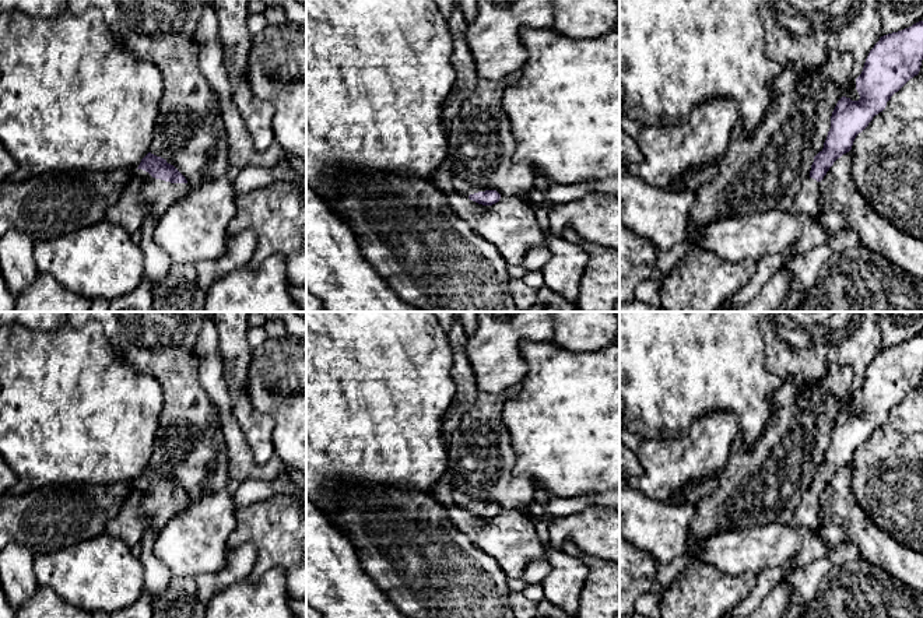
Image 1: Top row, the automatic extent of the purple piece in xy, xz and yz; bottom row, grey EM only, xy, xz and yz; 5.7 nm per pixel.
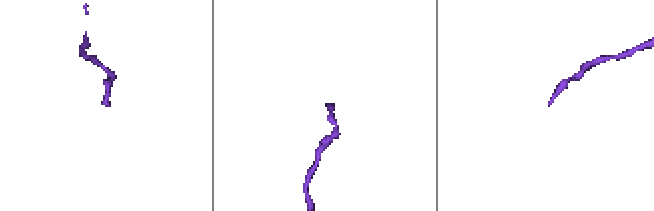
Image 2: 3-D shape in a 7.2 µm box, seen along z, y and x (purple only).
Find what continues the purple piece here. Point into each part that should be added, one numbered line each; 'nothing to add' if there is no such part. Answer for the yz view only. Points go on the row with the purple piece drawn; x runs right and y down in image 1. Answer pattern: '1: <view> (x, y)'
1: yz (806, 202)

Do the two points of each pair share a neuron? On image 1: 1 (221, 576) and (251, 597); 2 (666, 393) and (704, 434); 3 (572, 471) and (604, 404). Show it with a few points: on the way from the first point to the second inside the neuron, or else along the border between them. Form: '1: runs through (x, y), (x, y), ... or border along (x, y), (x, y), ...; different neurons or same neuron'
1: border along (246, 578), (224, 587), (207, 603); different neurons
2: border along (723, 410), (708, 410), (684, 434), (663, 438); different neurons
3: runs through (572, 455), (576, 436), (592, 421); same neuron

